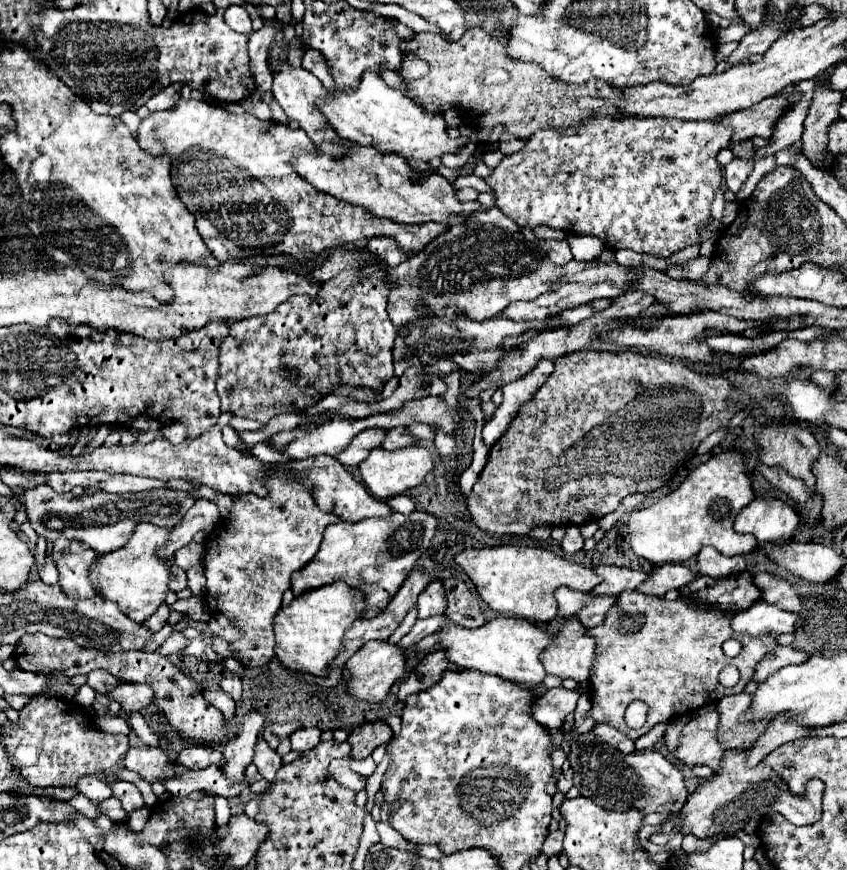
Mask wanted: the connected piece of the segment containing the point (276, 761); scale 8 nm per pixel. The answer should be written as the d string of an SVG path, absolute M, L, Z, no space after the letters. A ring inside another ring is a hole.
M257 740L257 746L255 746L255 756L253 756L253 762L255 762L255 766L259 768L259 772L261 772L261 776L265 778L265 780L269 780L269 782L273 782L275 780L275 774L277 774L277 770L281 768L281 756L265 742L265 740Z

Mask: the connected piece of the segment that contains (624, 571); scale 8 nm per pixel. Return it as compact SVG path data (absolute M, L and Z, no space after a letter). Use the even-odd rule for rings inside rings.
M597 566L597 574L603 576L603 582L591 590L591 594L607 594L607 596L617 596L625 590L635 590L639 584L647 580L645 572L635 572L629 568L619 568L619 566Z

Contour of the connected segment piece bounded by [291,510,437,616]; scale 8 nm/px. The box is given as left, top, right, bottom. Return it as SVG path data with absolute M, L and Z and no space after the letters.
M419 510L411 514L393 512L389 518L367 518L355 524L331 524L325 528L325 536L317 556L305 566L305 570L301 570L301 574L293 574L291 590L295 596L301 596L303 592L343 580L349 588L363 592L367 602L367 610L363 612L363 616L375 616L377 612L385 610L393 594L397 594L401 582L413 570L421 554L429 548L435 530L435 516Z

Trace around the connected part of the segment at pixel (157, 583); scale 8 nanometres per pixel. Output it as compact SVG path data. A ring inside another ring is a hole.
M147 522L137 524L131 540L109 554L103 554L93 564L91 580L99 594L107 600L113 600L125 610L125 614L137 622L145 622L163 602L169 592L171 582L171 562L159 556L159 550L165 546L171 528L159 528Z

